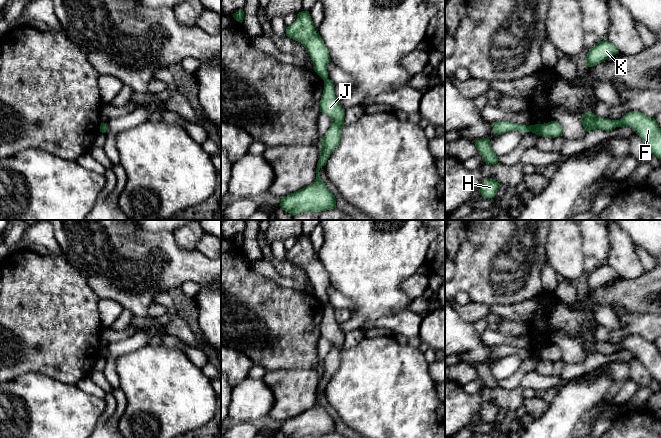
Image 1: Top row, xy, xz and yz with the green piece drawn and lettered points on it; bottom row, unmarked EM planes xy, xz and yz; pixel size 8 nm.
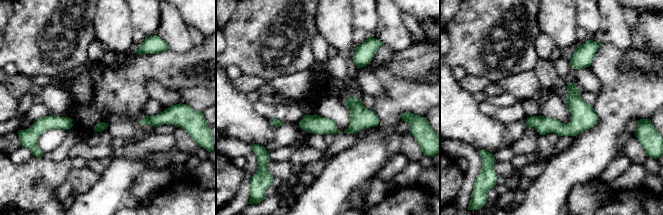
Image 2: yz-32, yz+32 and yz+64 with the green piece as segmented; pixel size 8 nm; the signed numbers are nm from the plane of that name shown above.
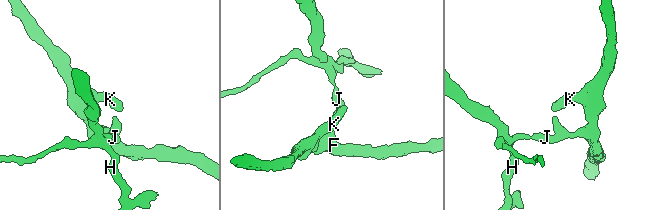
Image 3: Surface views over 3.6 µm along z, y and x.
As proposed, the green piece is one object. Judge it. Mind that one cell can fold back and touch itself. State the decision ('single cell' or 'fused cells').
fused cells

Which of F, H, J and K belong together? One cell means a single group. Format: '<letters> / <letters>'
F J K / H

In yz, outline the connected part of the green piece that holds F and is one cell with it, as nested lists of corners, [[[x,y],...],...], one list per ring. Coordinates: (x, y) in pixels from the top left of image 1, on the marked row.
[[[632,111],[620,120],[611,120],[597,117],[594,113],[589,112],[582,115],[581,122],[587,132],[597,129],[612,131],[616,127],[630,127],[641,137],[651,153],[661,159],[661,130],[655,118],[650,118],[638,111]]]

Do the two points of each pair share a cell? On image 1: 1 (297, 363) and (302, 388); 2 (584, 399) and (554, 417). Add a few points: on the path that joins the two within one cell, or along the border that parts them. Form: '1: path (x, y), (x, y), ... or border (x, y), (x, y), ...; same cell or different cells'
1: border (319, 369), (275, 371); different cells
2: path (577, 399), (561, 412); same cell

